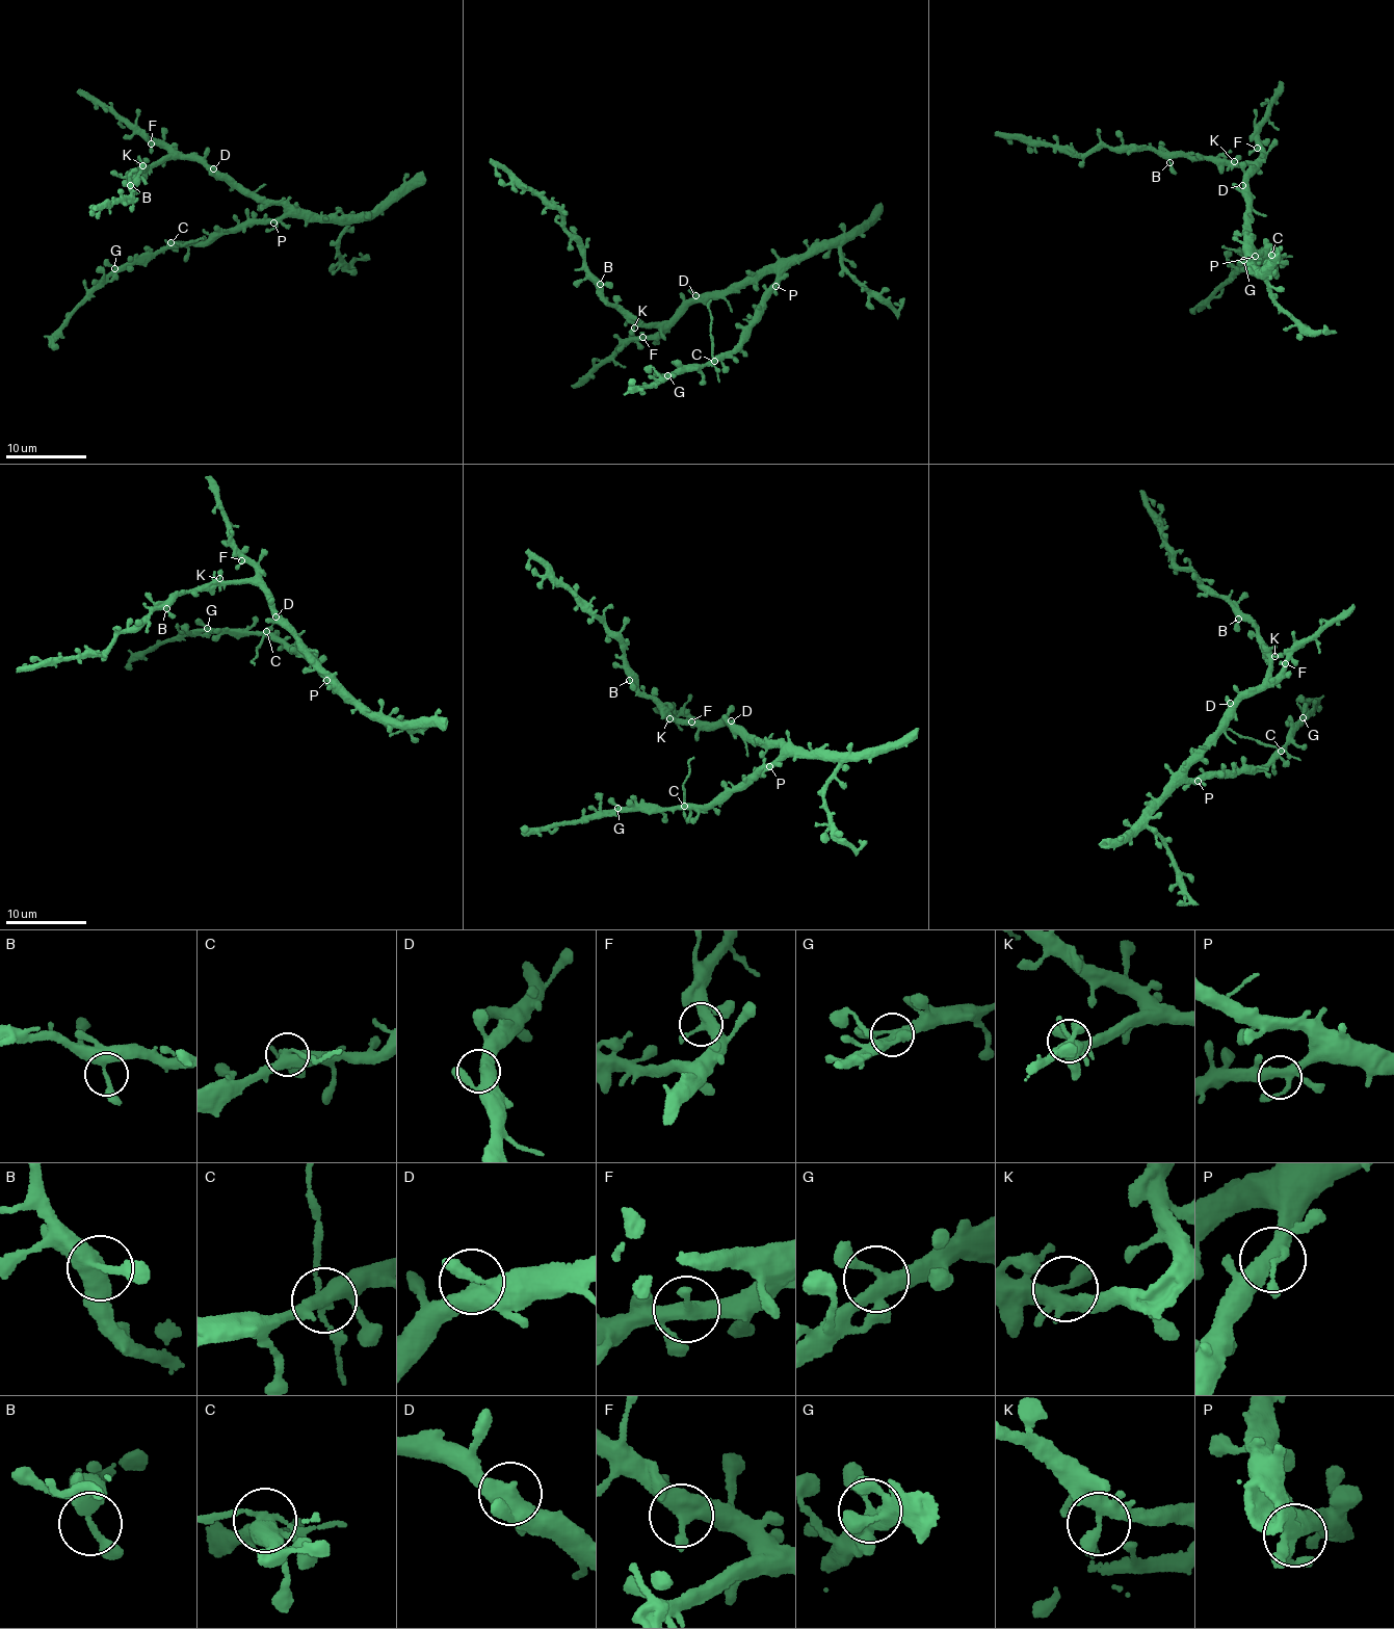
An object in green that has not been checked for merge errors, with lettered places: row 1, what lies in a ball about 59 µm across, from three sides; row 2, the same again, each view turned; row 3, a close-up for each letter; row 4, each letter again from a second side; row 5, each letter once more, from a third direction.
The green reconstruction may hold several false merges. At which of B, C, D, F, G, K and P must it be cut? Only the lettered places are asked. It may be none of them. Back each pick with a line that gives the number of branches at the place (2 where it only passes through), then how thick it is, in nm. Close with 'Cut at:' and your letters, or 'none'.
C: 5 branches meet; 380 nm thick
Cut at: C

